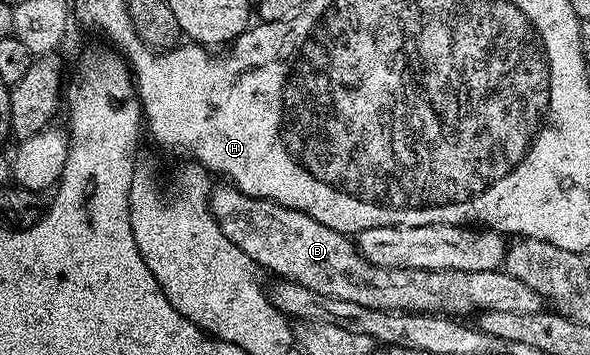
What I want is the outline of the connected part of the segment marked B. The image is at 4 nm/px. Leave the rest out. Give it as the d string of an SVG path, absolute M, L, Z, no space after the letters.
M231 185L220 186L224 187L211 188L210 206L222 233L226 233L257 268L265 267L276 277L306 285L306 289L314 289L319 295L354 301L354 305L366 305L379 311L439 313L449 317L468 317L464 315L471 311L539 315L545 310L544 296L518 281L518 277L510 277L506 270L382 269L367 263L349 236L314 221L314 217L280 203L271 203L269 199L255 199Z

